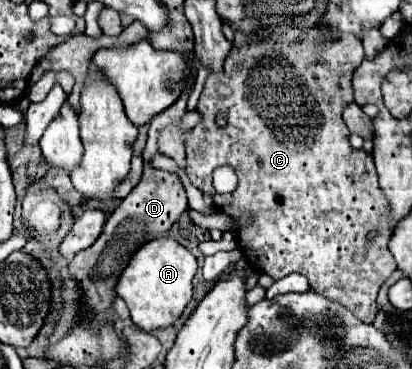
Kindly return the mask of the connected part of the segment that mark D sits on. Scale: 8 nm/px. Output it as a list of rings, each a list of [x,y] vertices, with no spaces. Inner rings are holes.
[[[191,85],[185,89],[185,93],[177,99],[177,103],[173,107],[169,107],[167,111],[159,113],[149,127],[149,139],[147,139],[147,147],[143,151],[143,159],[145,159],[145,173],[143,179],[139,181],[139,185],[127,195],[127,199],[121,201],[121,205],[109,215],[103,233],[99,235],[99,239],[85,251],[79,251],[75,255],[75,259],[71,261],[69,269],[75,275],[77,283],[81,285],[83,293],[85,293],[85,305],[91,307],[91,313],[95,313],[95,319],[105,317],[109,305],[113,303],[113,289],[115,283],[123,271],[123,267],[127,267],[129,257],[147,241],[155,239],[155,237],[163,237],[171,225],[181,217],[181,213],[187,209],[187,195],[185,189],[179,181],[179,177],[175,173],[167,173],[167,171],[159,171],[153,169],[149,159],[153,155],[157,155],[157,137],[159,131],[169,125],[173,119],[185,115],[187,111],[187,99],[191,93]]]

